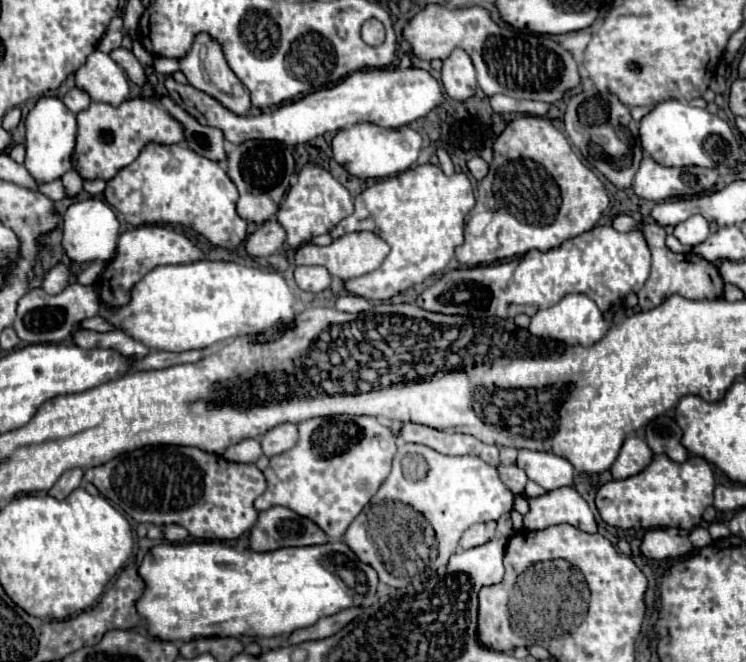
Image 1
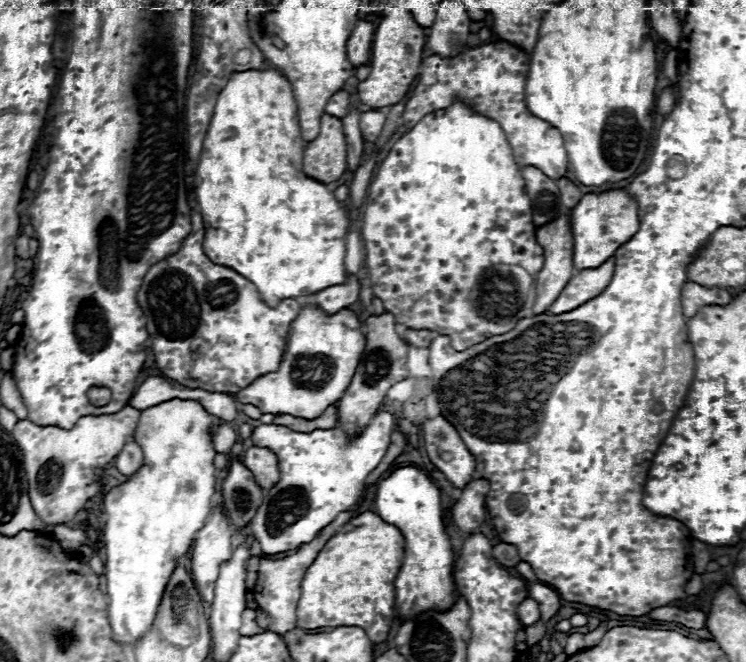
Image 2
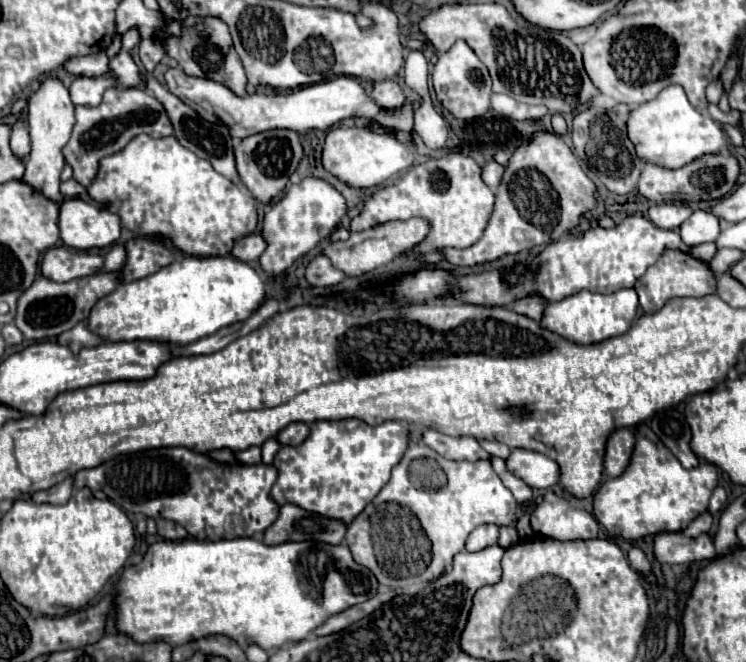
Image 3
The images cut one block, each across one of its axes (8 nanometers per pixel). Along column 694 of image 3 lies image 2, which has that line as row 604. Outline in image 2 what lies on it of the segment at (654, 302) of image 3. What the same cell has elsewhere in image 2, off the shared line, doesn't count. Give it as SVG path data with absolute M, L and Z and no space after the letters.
M364 496L360 498L360 502L358 502L350 512L340 512L338 518L336 518L332 524L328 524L312 542L302 544L302 546L296 550L296 554L286 556L286 558L280 558L280 560L266 560L266 558L260 560L258 582L256 582L256 586L252 588L252 596L254 596L254 602L258 604L258 608L264 610L266 614L270 614L270 618L274 620L268 630L272 630L272 632L276 632L276 634L286 634L286 632L290 632L290 630L296 628L296 604L298 604L298 600L300 600L300 584L302 584L302 578L304 578L306 570L308 570L310 564L316 560L316 556L318 556L318 552L324 548L324 544L336 534L336 530L338 530L340 526L344 526L344 524L354 516L354 512L360 508L362 500L364 500Z

